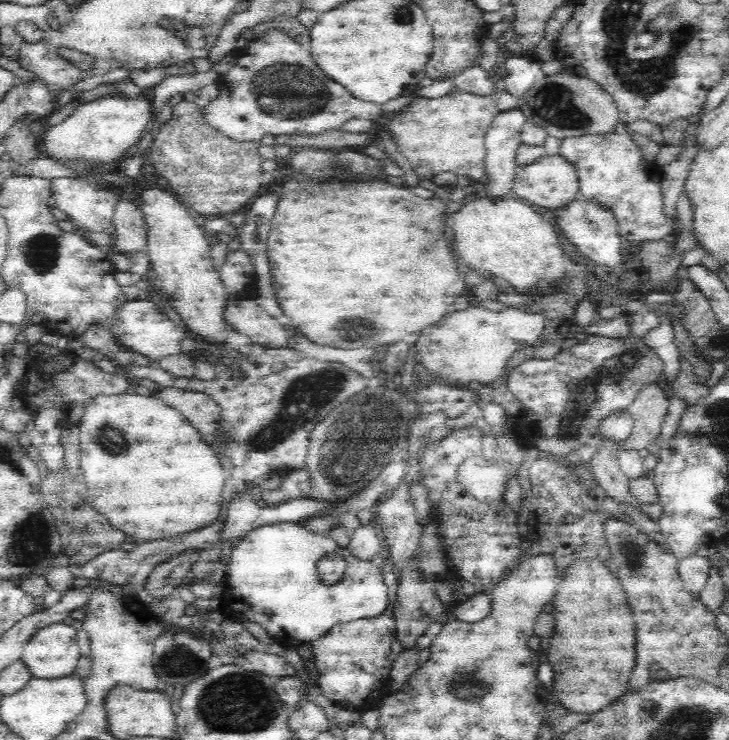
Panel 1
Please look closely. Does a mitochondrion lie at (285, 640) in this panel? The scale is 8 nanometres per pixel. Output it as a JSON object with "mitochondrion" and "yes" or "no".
{"mitochondrion":"no"}

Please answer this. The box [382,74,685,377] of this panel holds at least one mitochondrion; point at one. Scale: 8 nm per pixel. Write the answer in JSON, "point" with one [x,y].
{"point":[555,104]}

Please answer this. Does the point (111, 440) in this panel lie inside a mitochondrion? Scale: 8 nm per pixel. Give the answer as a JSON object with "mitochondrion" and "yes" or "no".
{"mitochondrion":"yes"}

